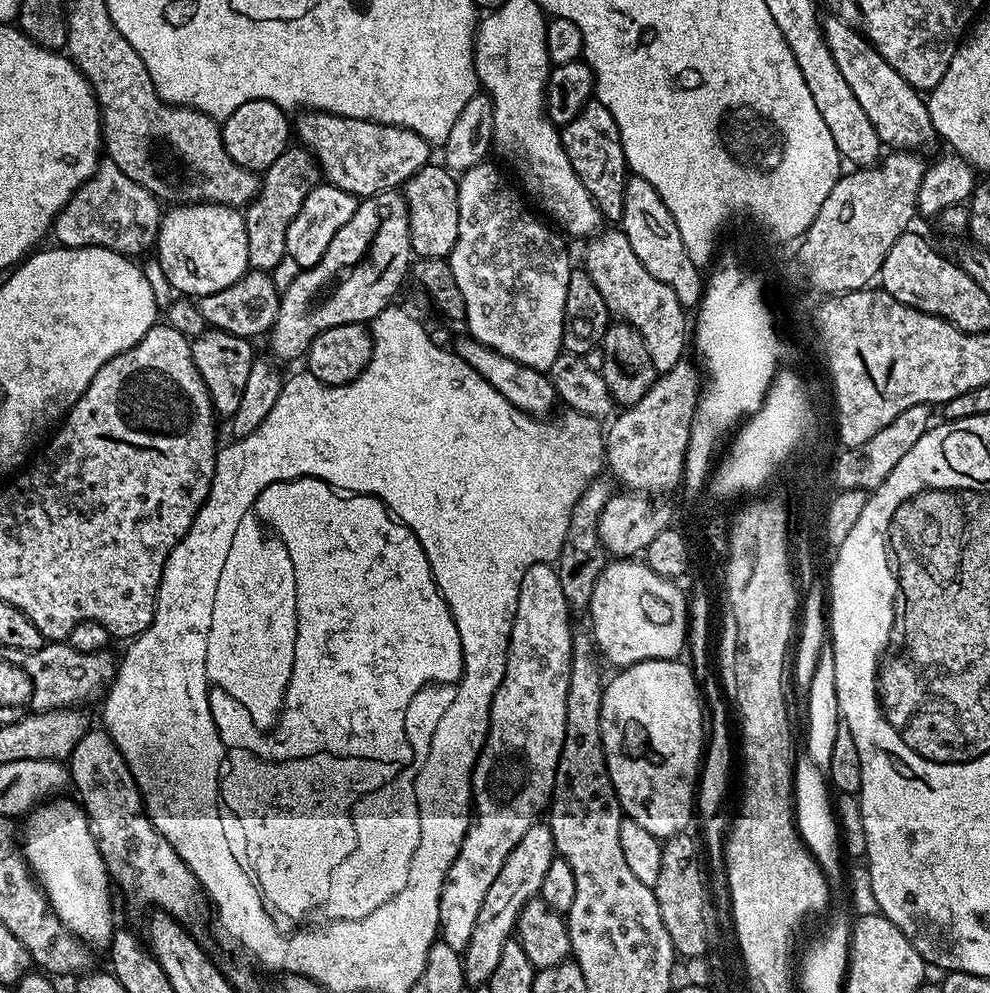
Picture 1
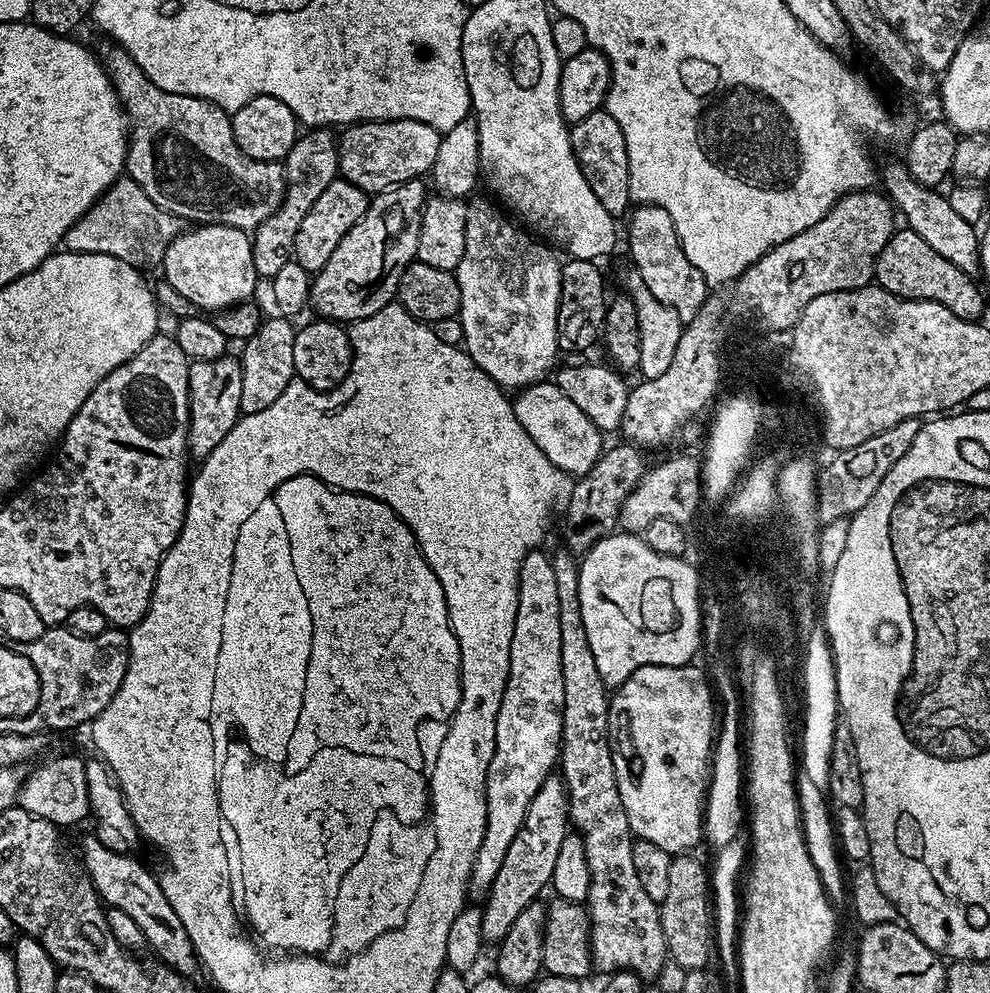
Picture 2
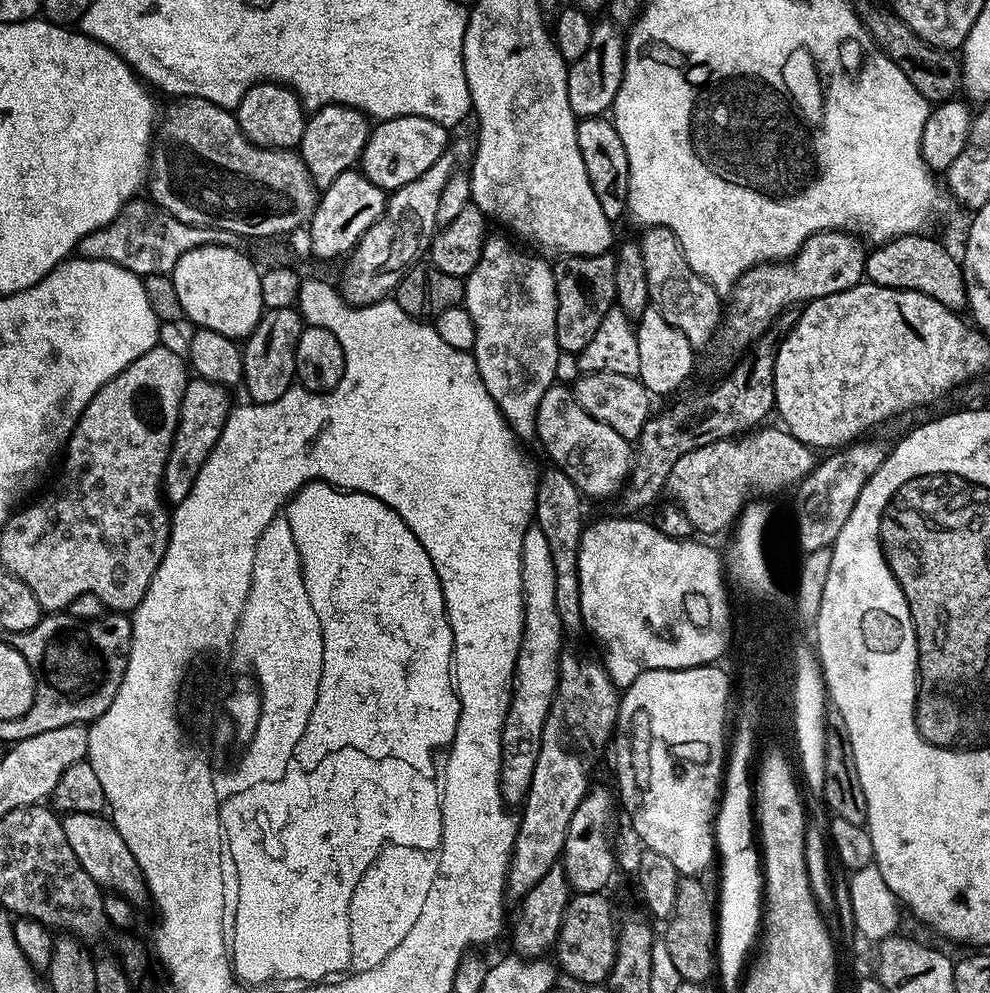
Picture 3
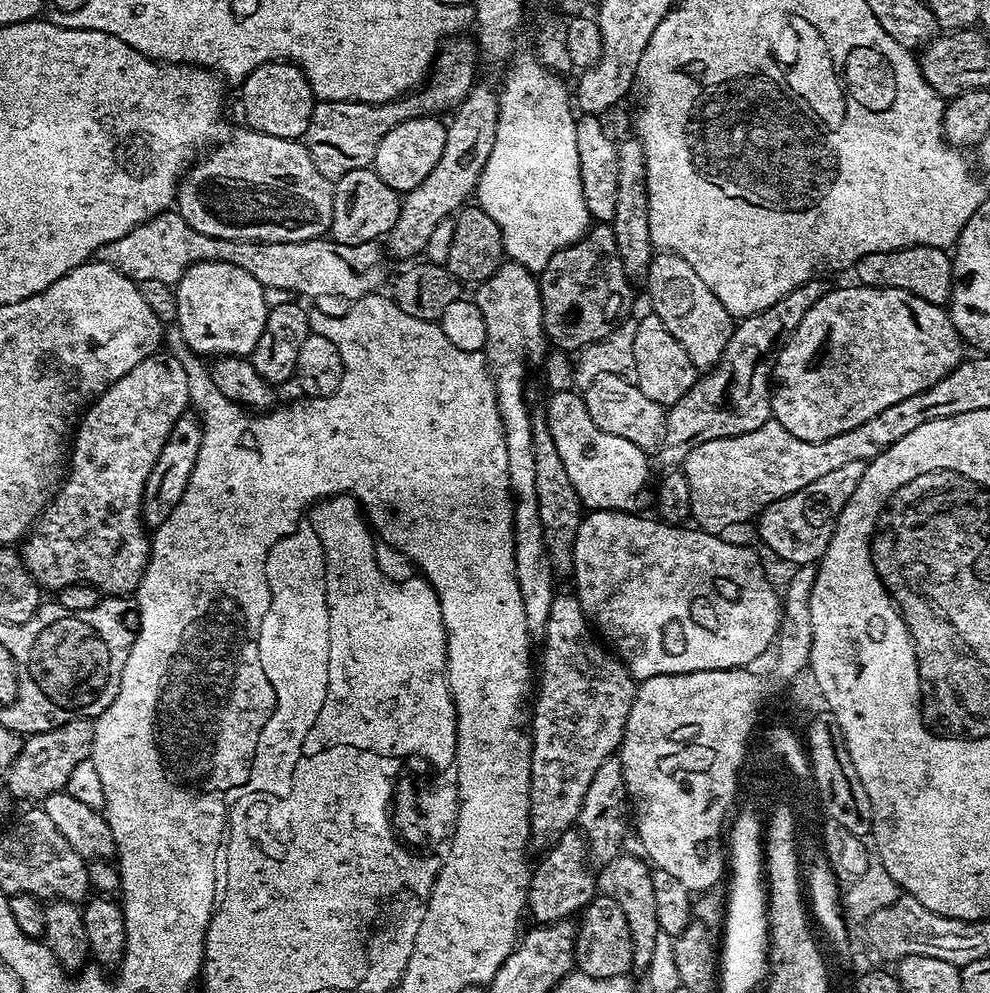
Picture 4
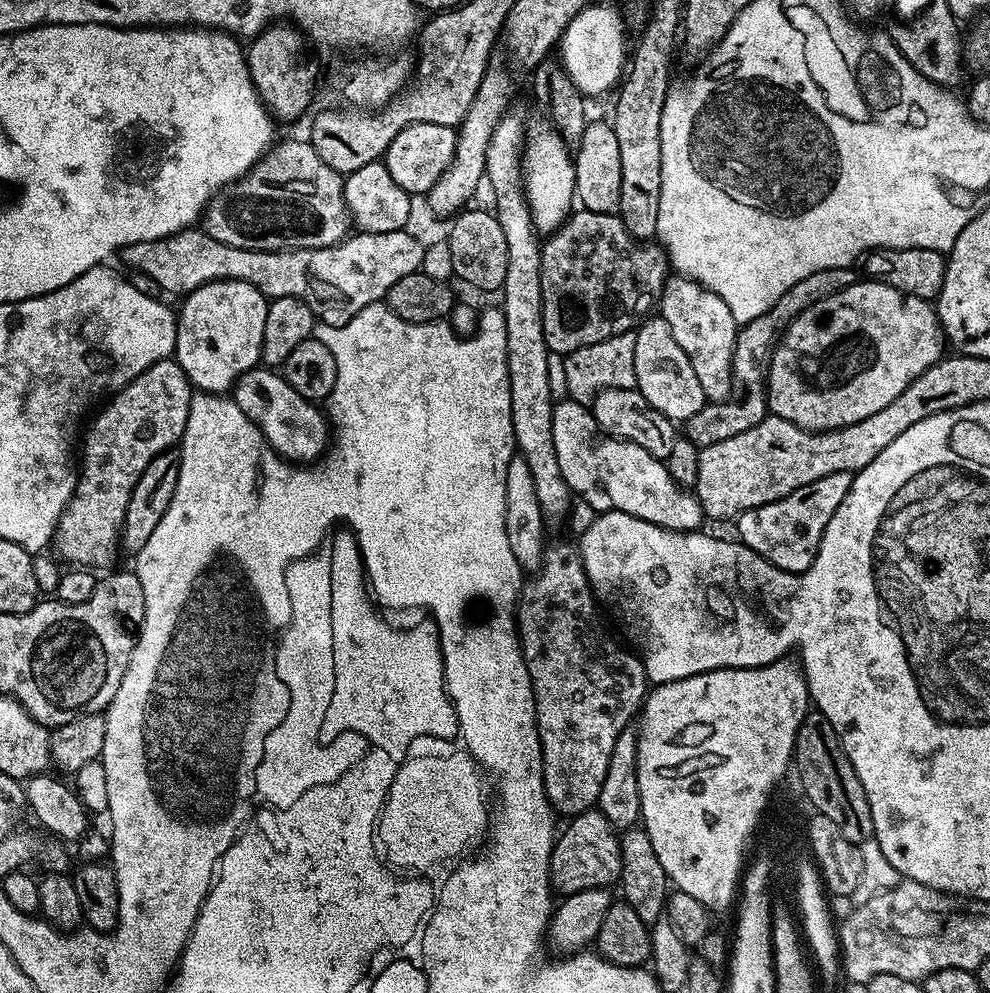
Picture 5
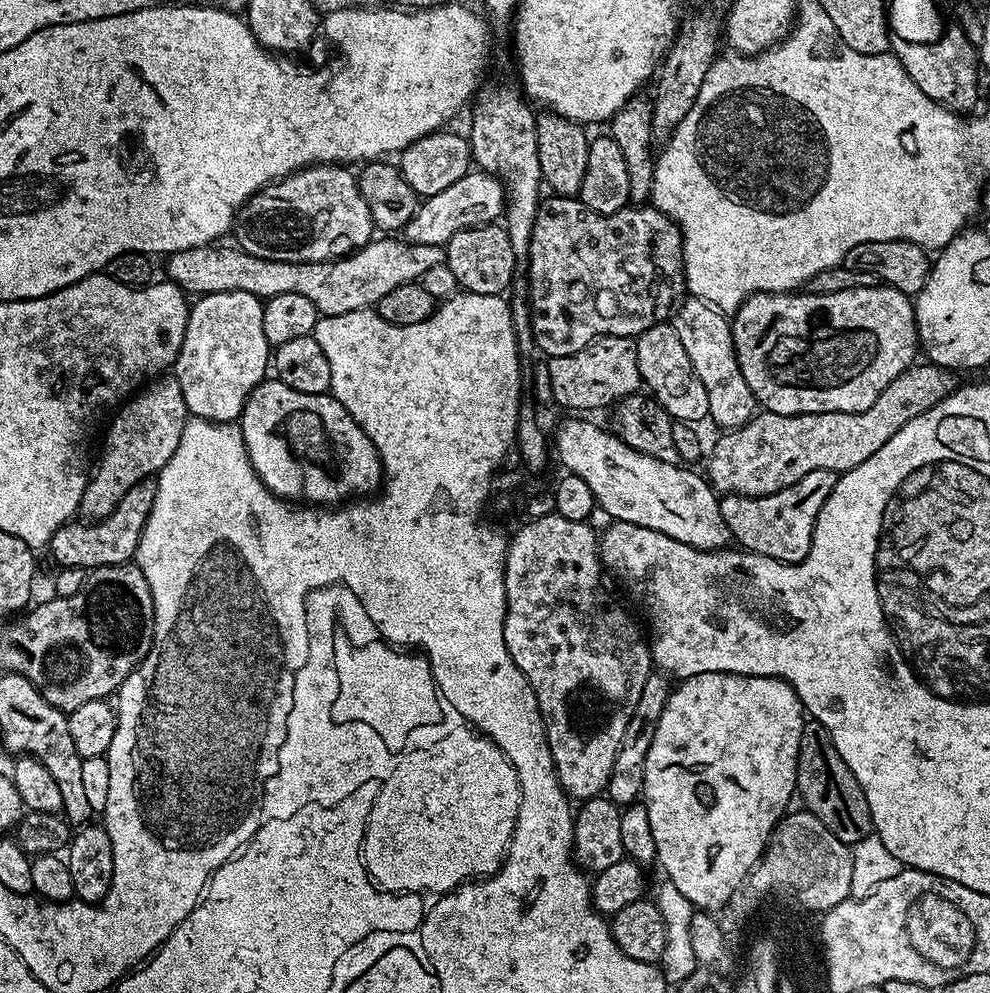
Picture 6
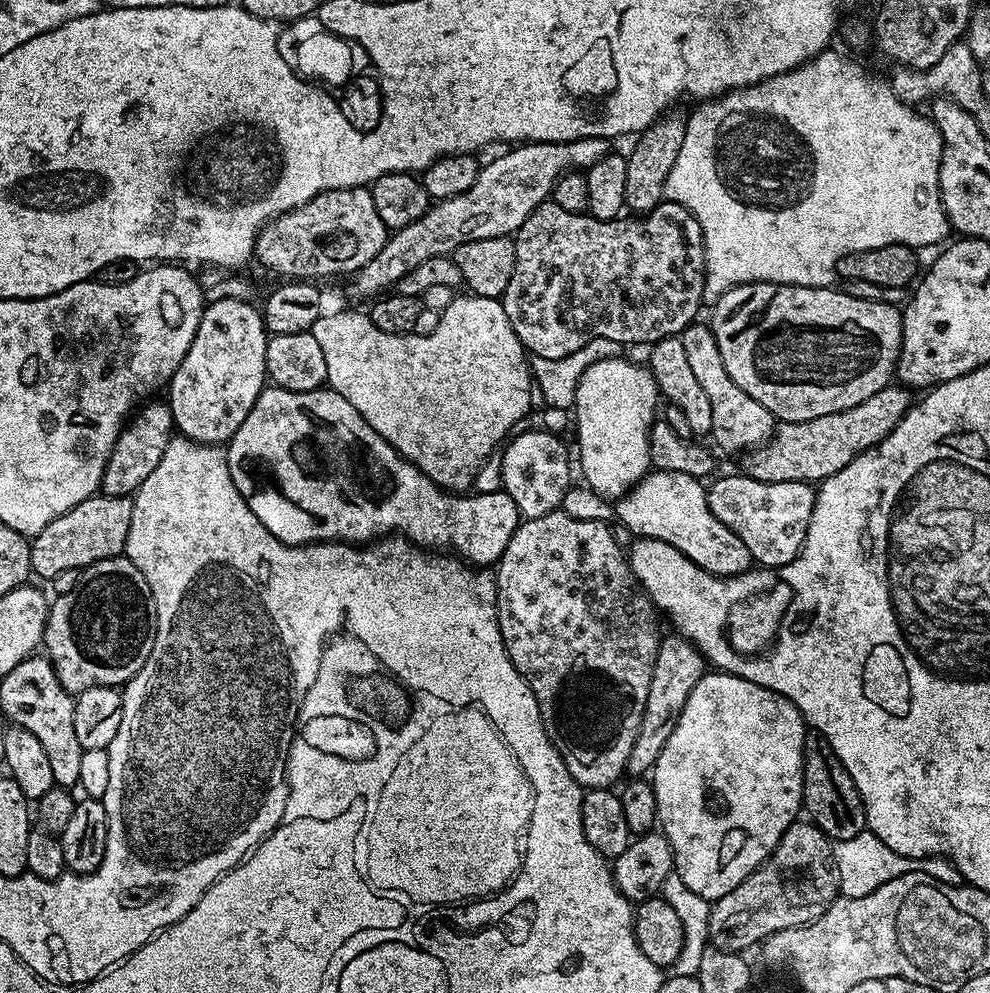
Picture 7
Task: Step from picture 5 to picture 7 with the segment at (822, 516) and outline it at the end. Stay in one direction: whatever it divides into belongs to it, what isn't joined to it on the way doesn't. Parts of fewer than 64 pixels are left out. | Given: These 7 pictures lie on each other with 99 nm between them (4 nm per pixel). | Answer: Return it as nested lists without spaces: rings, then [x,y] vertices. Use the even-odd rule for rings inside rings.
[[[747,474],[739,475],[717,475],[711,481],[713,484],[707,485],[714,518],[730,526],[730,530],[734,530],[734,534],[746,542],[746,550],[750,550],[757,565],[766,568],[786,566],[804,545],[816,501],[816,488],[806,480],[762,482]]]

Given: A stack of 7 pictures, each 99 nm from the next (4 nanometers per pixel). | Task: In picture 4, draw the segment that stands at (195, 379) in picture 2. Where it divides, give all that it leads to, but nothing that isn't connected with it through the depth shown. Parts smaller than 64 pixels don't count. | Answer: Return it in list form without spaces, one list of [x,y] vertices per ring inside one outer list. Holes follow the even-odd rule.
[[[186,410],[174,422],[170,434],[166,438],[166,446],[162,446],[162,454],[158,454],[158,462],[154,462],[154,470],[150,470],[150,478],[146,478],[146,486],[140,503],[140,518],[149,529],[155,530],[170,518],[174,506],[182,502],[182,494],[186,494],[186,486],[190,482],[190,474],[194,474],[194,462],[198,462],[198,450],[202,450],[202,430],[199,415],[195,411]]]

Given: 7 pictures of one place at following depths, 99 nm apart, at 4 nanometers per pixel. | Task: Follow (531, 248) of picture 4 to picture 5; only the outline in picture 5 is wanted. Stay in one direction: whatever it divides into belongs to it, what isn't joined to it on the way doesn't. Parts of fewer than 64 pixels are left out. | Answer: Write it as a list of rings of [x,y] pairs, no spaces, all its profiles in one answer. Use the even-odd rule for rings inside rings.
[[[551,123],[536,124],[527,129],[522,175],[524,198],[532,210],[537,233],[551,234],[568,219],[576,195],[576,166],[571,155],[564,153],[565,145],[558,139]],[[564,147],[564,148],[563,148]],[[573,204],[573,205],[572,205]]]

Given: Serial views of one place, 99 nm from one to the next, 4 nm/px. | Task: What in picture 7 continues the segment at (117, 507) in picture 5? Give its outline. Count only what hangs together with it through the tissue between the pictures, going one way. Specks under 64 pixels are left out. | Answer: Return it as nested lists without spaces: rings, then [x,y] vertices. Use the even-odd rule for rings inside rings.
[[[145,403],[120,431],[120,437],[110,454],[104,476],[100,479],[103,495],[126,496],[135,493],[136,489],[142,486],[142,482],[146,482],[146,478],[154,474],[158,462],[162,462],[162,454],[174,435],[172,412],[168,409],[167,403],[152,403]]]

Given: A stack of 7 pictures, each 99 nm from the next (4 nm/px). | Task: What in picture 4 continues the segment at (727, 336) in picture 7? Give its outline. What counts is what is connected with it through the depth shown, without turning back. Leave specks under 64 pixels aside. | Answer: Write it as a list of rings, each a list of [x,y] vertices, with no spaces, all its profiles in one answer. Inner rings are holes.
[[[833,287],[822,299],[814,302],[814,306],[806,310],[806,318],[802,318],[798,330],[792,332],[792,336],[776,358],[776,366],[772,370],[772,414],[782,427],[790,430],[790,434],[794,434],[794,438],[802,438],[802,442],[822,442],[826,438],[834,438],[834,434],[846,434],[846,430],[854,430],[854,426],[862,426],[866,418],[874,418],[874,414],[882,414],[886,406],[894,406],[894,402],[902,402],[902,398],[910,398],[910,394],[918,394],[934,386],[934,382],[946,378],[946,374],[953,372],[960,365],[961,360],[965,359],[966,345],[952,324],[951,315],[941,305],[931,304],[906,290],[897,288],[855,287]]]

